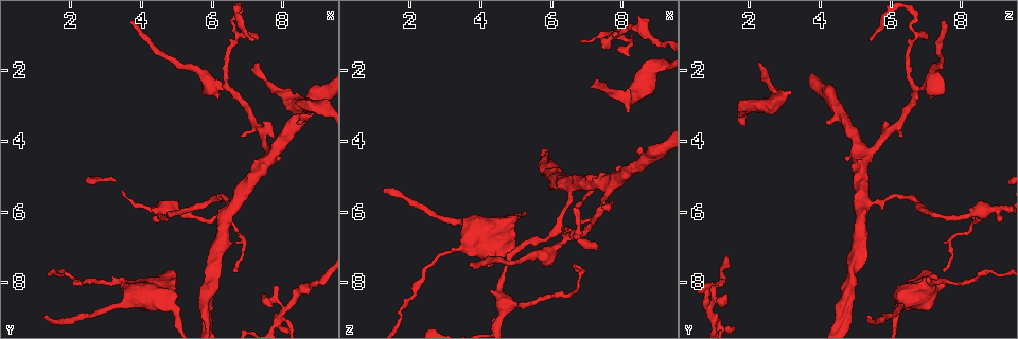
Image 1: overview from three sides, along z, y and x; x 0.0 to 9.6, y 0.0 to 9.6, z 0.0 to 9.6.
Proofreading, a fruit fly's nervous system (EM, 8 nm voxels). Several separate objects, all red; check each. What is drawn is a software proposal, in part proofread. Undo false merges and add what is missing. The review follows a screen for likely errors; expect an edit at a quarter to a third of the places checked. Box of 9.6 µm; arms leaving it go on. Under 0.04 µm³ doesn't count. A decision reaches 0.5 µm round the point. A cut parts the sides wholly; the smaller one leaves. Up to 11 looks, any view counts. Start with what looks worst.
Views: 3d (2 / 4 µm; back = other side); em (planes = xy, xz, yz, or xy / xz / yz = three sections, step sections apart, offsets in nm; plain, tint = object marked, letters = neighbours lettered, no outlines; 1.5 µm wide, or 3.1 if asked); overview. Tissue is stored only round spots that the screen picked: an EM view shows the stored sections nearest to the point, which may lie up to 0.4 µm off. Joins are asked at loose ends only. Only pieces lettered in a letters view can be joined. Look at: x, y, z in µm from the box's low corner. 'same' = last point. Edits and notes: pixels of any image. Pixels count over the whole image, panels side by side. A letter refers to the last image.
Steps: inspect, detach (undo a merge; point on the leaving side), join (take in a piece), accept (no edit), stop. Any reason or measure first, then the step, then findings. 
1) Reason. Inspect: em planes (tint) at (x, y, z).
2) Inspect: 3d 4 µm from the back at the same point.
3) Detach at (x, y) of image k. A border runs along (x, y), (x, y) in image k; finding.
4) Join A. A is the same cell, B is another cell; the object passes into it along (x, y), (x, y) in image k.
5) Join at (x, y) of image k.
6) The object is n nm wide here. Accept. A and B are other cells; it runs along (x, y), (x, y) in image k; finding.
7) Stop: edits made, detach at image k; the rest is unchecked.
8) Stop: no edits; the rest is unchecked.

Thin end. Inspect: 3d 2 µm at (1.20, 8.95, 5.45).

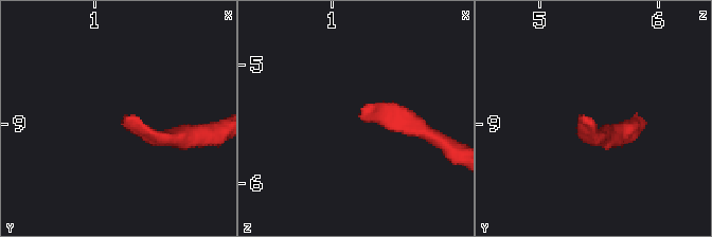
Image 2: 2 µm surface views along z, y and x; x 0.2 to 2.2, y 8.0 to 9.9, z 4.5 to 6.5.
Need the tissue. Inspect: em planes (letters) at (1.22, 8.94, 5.46).

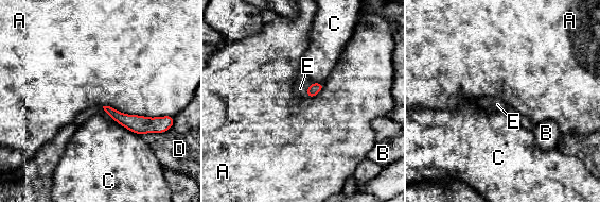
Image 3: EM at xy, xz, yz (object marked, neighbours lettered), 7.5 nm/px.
The longest contact is with A, 550 nm. Join at (300, 88) of image 3. E is the same cell, A, B, C and D are other cells; the object passes into it along (314, 88), (306, 90), (300, 88) in image 3; it goes on there.

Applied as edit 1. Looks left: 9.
Inspect: em xy step 8 (tint) at (6.50, 5.75, 5.40).

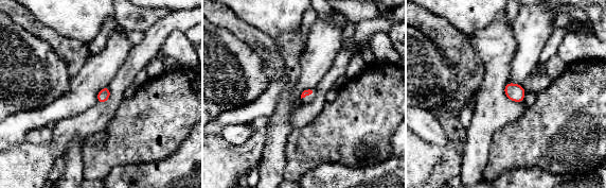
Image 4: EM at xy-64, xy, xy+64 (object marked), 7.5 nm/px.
Cut it another way. Inspect: em planes (tint) at the same point.

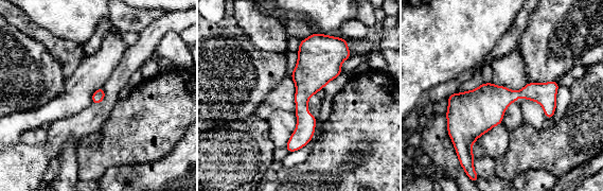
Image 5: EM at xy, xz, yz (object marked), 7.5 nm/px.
See the neighbours. Inspect: em planes (letters) at the same point.

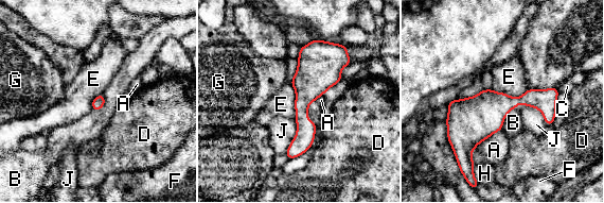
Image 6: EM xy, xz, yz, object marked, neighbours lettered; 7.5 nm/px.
Accept. A, B, C, D, E, F, G, H and J are other cells; all the same neuron.

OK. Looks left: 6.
Inspect: em xz step 8 (letters) at (6.70, 7.65, 7.45).

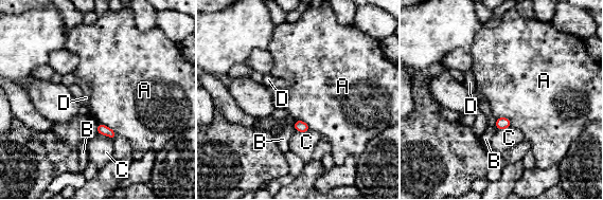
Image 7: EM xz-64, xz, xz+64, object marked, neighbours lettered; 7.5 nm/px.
Cut it another way. Inspect: em planes (letters) at the same point.

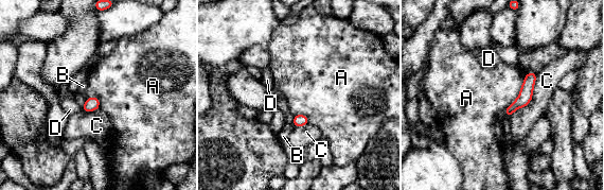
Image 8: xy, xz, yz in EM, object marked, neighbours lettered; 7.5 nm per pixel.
The longest contact is with C, 400 nm. Accept. A, B, C and D are other cells; a border runs along (526, 74), (518, 97), (503, 111) in image 8; none of them fits.

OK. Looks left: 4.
A fork. Inspect: em xy step 8 (tint) at (7.90, 9.00, 1.00).

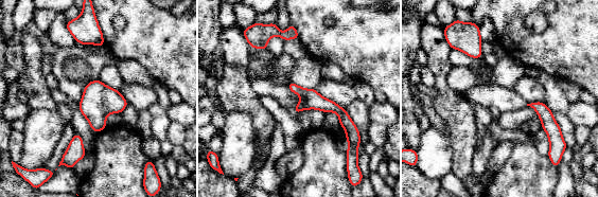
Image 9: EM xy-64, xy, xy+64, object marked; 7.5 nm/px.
Cut it another way. Inspect: em planes (letters) at the same point.

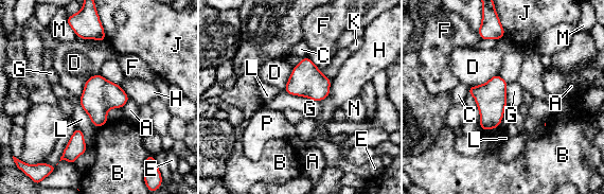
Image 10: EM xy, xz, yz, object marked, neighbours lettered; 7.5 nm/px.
The object is 240 nm wide here. Accept. A, B, C, D, E, F, G, H, J, K, L, M, N and P are other cells; continuous, no second neuron.

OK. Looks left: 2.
Stop: edits made, join at image 3; the rest is unchecked.

